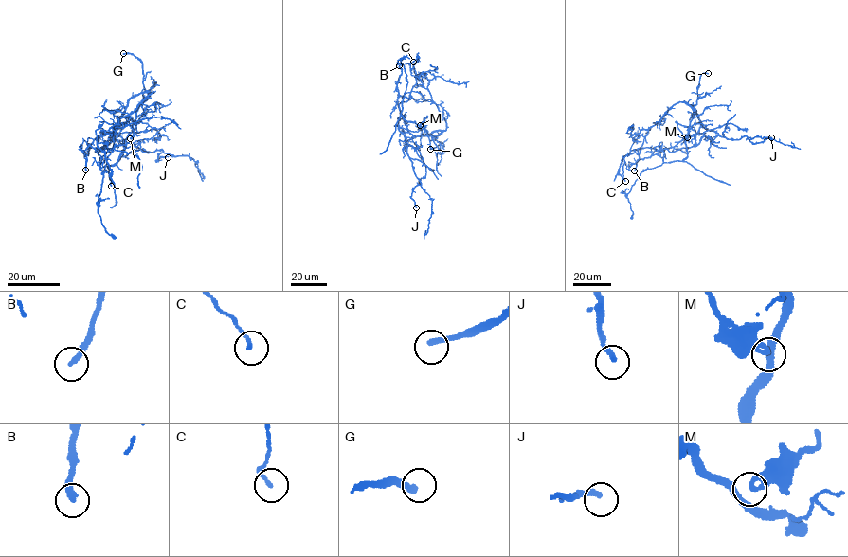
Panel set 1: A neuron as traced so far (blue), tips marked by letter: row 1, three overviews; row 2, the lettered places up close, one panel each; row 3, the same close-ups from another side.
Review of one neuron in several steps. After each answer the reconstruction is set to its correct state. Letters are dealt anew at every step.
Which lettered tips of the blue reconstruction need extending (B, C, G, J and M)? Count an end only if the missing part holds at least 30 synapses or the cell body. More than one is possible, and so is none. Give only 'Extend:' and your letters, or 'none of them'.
Extend: G, J

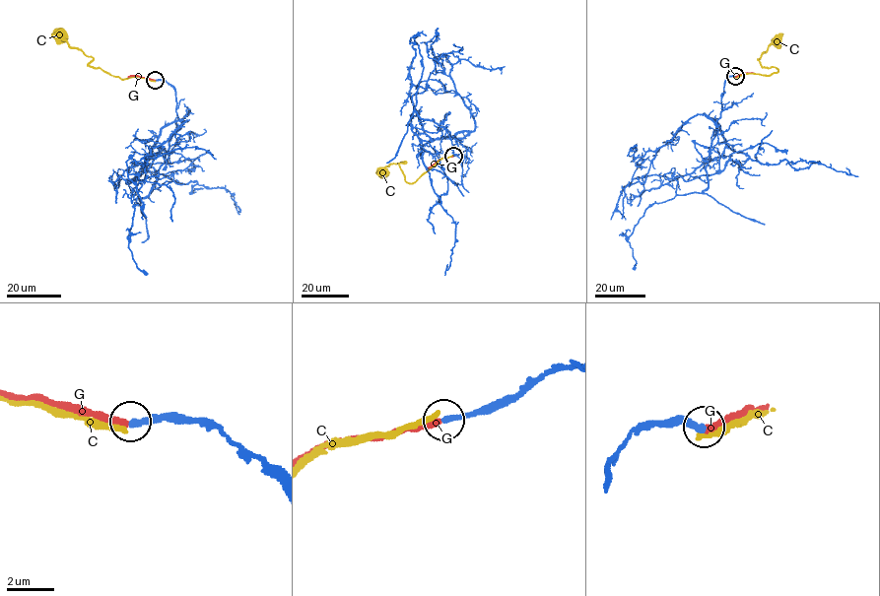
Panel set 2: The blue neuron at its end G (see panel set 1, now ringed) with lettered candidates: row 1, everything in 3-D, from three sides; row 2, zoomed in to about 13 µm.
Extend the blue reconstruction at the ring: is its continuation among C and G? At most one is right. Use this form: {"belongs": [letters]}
{"belongs": ["G"]}

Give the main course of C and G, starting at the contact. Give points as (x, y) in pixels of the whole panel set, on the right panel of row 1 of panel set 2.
C: (735, 77), (745, 74), (769, 75), (778, 72), (777, 67), (762, 67), (758, 59), (777, 42)
G: (735, 77), (757, 74)

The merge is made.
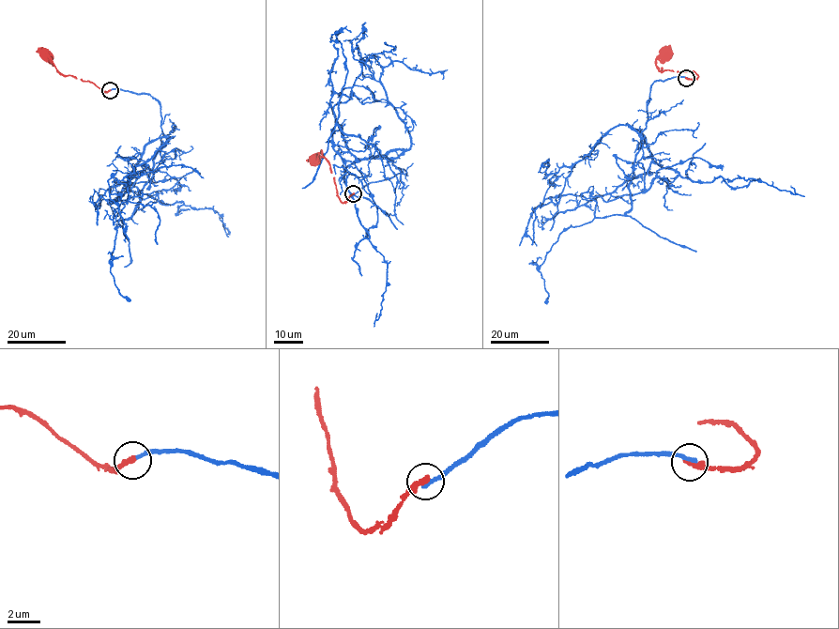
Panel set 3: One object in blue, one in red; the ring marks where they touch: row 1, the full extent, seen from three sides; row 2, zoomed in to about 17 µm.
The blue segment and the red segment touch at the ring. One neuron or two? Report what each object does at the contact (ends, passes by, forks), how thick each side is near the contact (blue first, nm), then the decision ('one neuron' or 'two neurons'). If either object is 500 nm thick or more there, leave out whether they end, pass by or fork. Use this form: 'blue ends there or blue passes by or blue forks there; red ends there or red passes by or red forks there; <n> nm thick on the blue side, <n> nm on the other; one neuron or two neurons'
blue ends there; red ends there; 240 nm thick on the blue side, 360 nm on the other; two neurons

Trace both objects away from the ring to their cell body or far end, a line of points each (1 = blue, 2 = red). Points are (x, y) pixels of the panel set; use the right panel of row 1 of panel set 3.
1: (686, 78), (653, 82), (645, 130), (629, 125), (651, 160), (694, 181), (755, 179), (796, 194), (791, 185)
2: (686, 78), (697, 76), (692, 71), (661, 71), (657, 68), (656, 60), (667, 53)

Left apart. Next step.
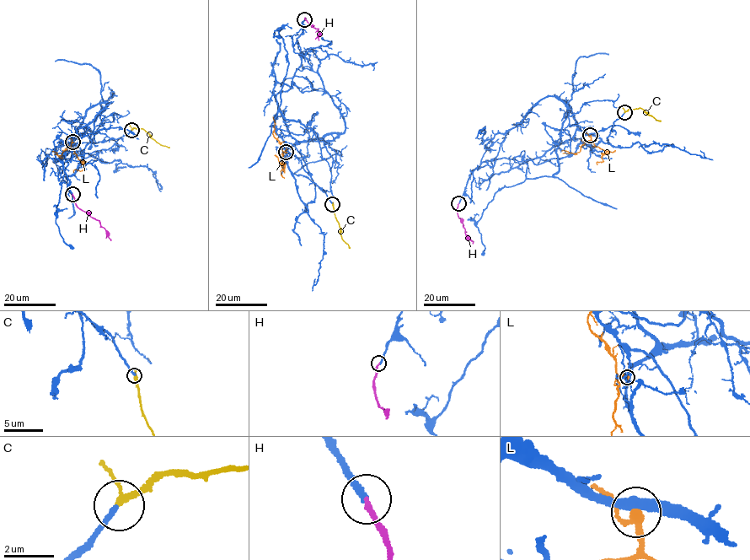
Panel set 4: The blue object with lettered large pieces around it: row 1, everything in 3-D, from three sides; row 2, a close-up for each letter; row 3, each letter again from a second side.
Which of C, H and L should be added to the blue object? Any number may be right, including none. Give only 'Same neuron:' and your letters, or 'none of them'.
Same neuron: C

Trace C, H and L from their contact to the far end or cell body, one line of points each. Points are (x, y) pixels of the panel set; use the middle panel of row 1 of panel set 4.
C: (332, 204), (341, 238), (350, 248)
H: (305, 19), (318, 29), (318, 39)
L: (286, 152), (282, 153), (281, 166), (284, 168), (284, 164), (274, 155)

